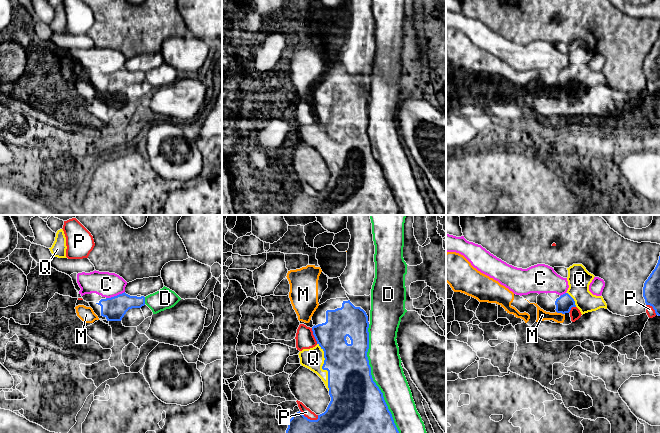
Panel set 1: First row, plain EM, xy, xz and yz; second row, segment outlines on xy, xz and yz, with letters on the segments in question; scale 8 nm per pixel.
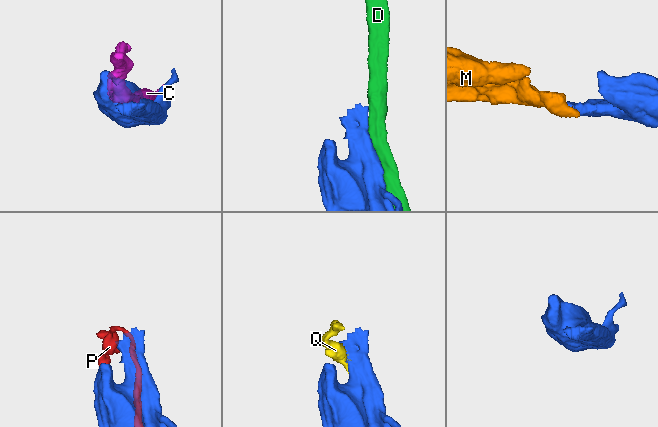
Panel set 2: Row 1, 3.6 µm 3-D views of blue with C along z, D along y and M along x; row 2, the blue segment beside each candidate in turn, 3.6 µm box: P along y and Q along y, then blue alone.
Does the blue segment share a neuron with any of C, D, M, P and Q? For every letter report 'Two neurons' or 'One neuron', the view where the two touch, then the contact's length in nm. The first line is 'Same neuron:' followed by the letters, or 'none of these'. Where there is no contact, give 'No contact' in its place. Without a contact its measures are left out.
Same neuron: M, Q
C: Two neurons. Touches blue in xy. Shared border 160 nm
D: Two neurons. Touches blue in xz. Shared border 950 nm
M: One neuron. Touches blue in yz. Shared border 70 nm
P: Two neurons. Touches blue in xz. Shared border 170 nm
Q: One neuron. Touches blue in xz. Shared border 400 nm

